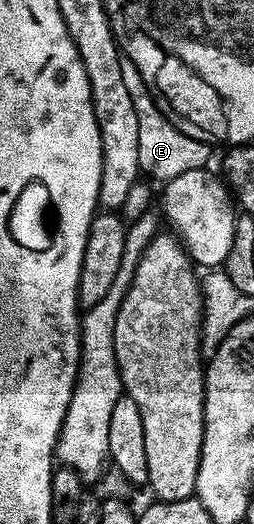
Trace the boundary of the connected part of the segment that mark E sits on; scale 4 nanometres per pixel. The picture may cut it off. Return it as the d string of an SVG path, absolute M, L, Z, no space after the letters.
M126 56L122 57L121 74L125 88L128 89L129 96L133 99L133 106L136 109L138 166L140 171L154 181L166 182L173 176L179 176L184 172L204 169L211 158L212 147L208 143L193 140L187 136L163 110L163 113L161 112L135 62L129 61Z

